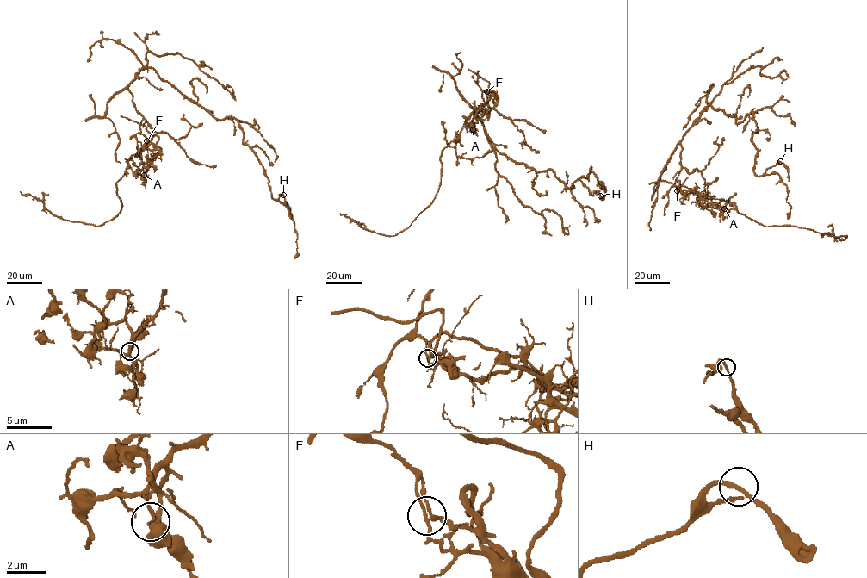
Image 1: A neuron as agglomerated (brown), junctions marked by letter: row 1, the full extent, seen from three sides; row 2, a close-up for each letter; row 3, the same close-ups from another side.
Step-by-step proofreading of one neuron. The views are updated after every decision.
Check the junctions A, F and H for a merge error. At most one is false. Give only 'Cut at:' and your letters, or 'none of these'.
Cut at: F

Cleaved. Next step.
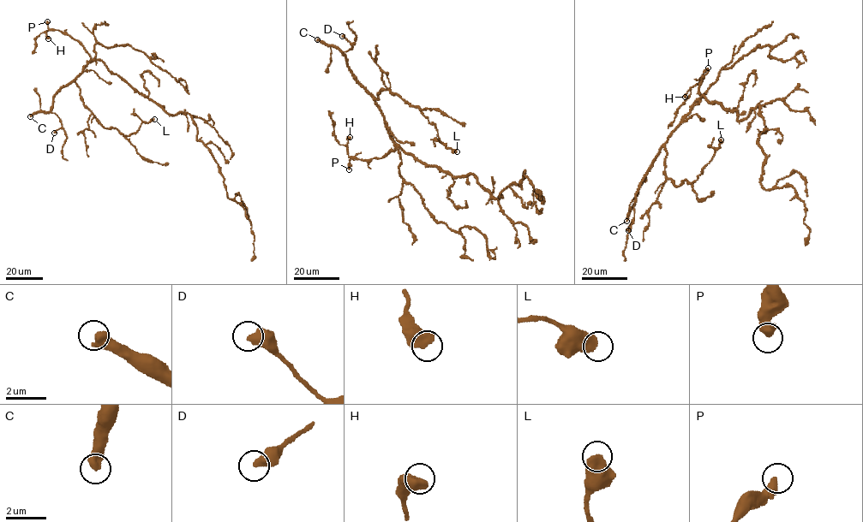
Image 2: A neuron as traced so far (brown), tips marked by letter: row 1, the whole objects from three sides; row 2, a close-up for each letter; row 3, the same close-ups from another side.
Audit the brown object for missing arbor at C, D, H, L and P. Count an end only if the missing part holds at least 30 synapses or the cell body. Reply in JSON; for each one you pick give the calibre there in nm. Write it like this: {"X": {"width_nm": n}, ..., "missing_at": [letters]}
{"C": {"width_nm": 550}, "missing_at": ["C"]}

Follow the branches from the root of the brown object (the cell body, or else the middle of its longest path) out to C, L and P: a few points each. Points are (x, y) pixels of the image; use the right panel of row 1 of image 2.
C: (733, 111), (716, 102), (712, 104), (703, 95), (698, 98), (650, 165), (626, 221)
L: (733, 111), (703, 95), (698, 98), (665, 144), (665, 176), (676, 186), (685, 180), (696, 181), (721, 139)
P: (733, 111), (716, 102), (712, 104), (703, 95), (695, 103), (700, 98), (701, 76), (701, 80), (708, 68)

